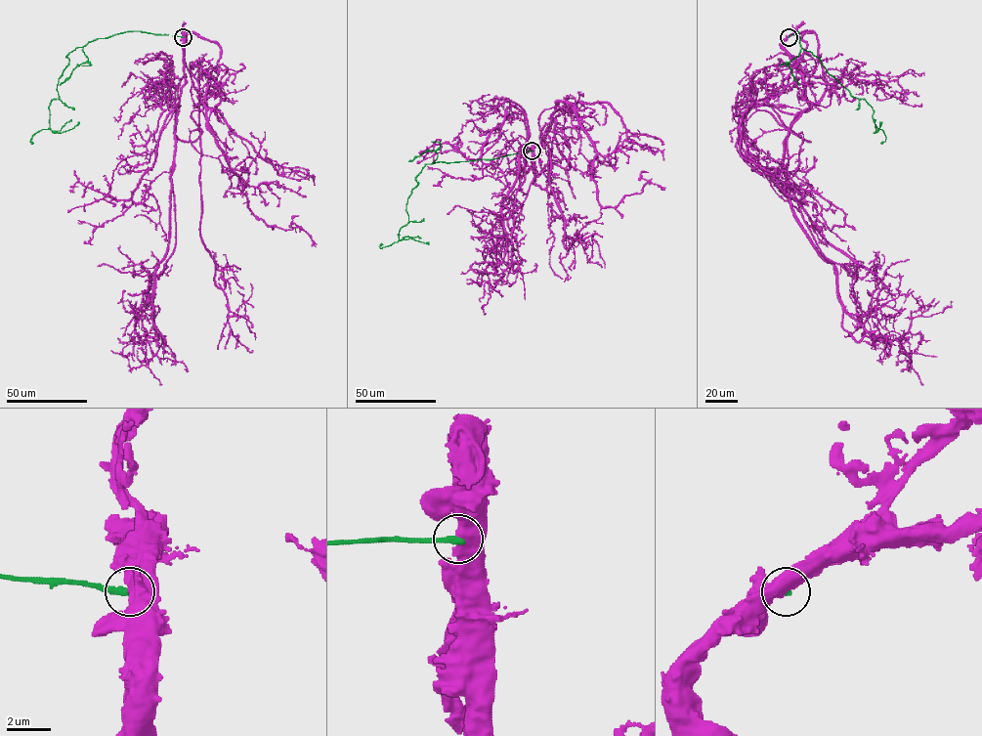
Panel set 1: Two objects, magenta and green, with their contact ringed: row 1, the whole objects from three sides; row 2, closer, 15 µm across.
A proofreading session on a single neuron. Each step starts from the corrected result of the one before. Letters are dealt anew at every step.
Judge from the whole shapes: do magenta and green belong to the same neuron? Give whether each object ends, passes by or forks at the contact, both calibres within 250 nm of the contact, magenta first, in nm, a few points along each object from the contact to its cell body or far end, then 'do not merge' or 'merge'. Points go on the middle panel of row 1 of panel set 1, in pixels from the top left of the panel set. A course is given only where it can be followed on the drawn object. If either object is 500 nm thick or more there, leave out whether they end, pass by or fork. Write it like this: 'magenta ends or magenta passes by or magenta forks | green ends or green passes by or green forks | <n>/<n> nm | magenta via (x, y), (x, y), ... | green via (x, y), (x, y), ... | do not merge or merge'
800/320 nm | magenta via (532, 151), (526, 171), (521, 148), (500, 205), (514, 220), (513, 271), (506, 270), (536, 264) | green via (532, 151), (494, 159), (426, 164), (407, 198), (407, 223), (398, 235), (400, 240), (409, 237), (428, 244) | do not merge

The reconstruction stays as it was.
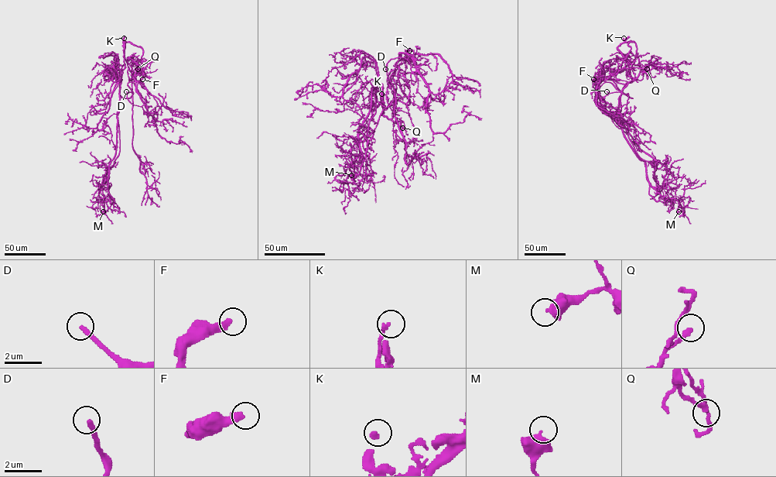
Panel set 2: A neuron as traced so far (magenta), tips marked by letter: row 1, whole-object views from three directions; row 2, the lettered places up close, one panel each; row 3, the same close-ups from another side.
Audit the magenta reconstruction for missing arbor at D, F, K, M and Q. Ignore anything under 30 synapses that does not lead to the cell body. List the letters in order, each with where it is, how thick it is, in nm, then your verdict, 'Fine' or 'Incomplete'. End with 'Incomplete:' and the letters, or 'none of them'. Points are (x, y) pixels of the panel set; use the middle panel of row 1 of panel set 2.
D: Place: (385, 69). Thickness 240 nm. Fine
F: Place: (409, 50). Thickness 400 nm. Incomplete
K: Place: (381, 94). Thickness 220 nm. Incomplete
M: Place: (351, 175). Thickness 550 nm. Fine
Q: Place: (402, 128). Thickness 260 nm. Fine
Incomplete: F, K

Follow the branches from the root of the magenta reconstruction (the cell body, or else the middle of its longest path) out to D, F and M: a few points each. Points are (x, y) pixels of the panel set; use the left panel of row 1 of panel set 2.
D: (119, 93), (121, 97), (128, 98), (133, 92), (126, 91)
F: (119, 93), (121, 97), (128, 98), (133, 92), (128, 84), (134, 81), (133, 77), (137, 80), (142, 79)
M: (119, 93), (116, 152), (109, 165), (107, 187), (114, 201), (114, 198), (110, 207), (103, 211)

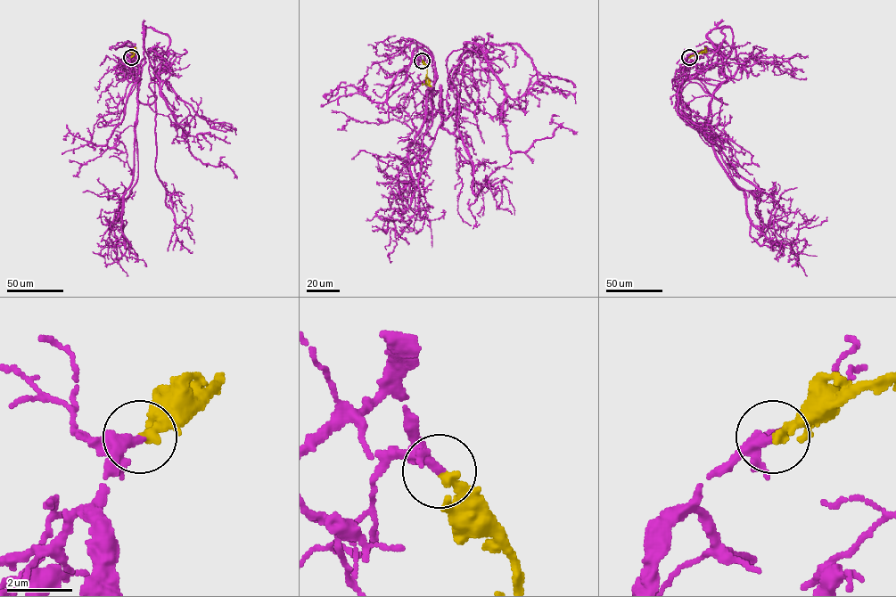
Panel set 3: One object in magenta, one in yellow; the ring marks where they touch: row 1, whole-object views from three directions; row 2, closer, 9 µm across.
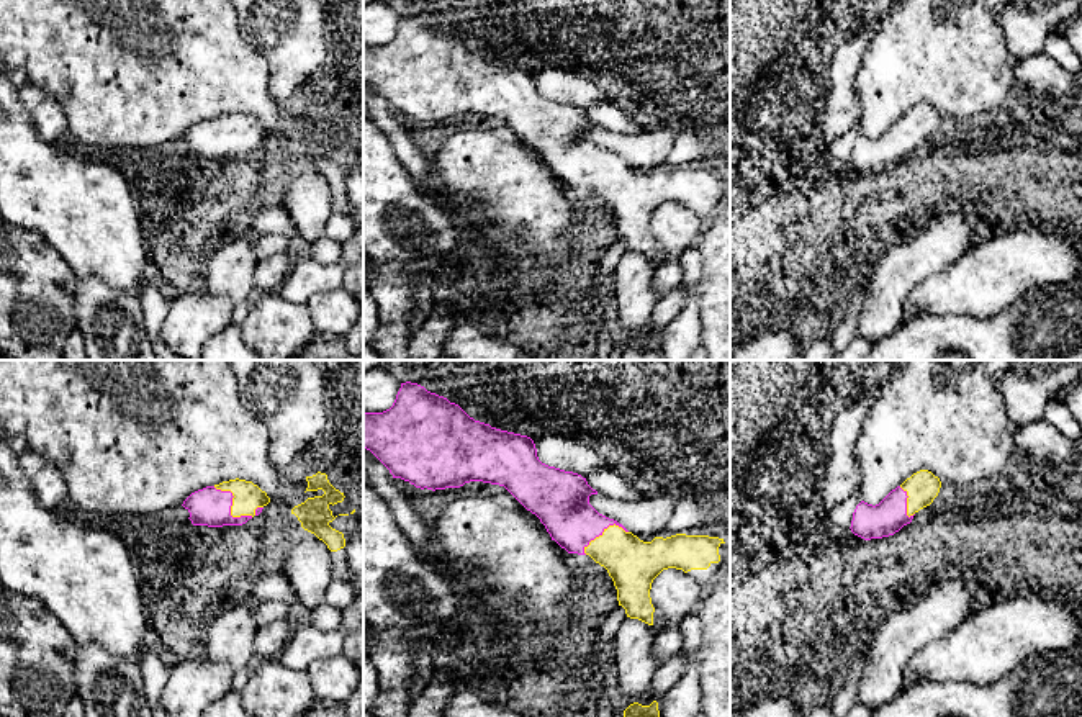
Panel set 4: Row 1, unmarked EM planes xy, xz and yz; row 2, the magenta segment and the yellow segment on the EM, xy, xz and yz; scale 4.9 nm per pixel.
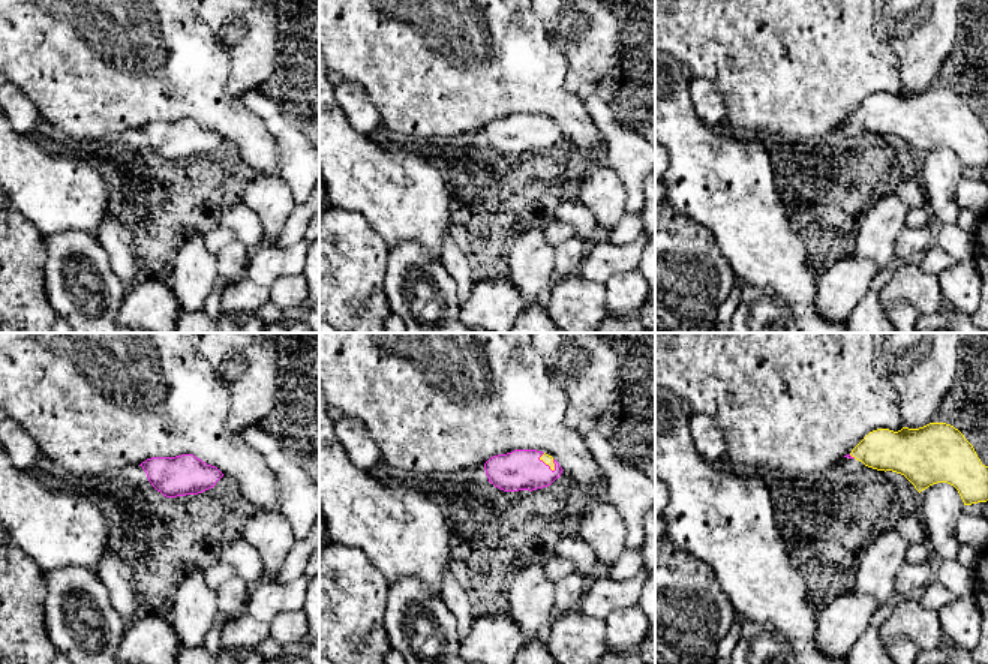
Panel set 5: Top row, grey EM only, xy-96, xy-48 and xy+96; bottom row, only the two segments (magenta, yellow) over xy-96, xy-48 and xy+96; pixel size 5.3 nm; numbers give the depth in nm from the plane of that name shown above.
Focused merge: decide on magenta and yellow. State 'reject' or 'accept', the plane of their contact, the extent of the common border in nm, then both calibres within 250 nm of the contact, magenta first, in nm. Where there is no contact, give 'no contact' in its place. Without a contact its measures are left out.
accept; contact in xy; length 260 nm; calibres 190 and 140 nm

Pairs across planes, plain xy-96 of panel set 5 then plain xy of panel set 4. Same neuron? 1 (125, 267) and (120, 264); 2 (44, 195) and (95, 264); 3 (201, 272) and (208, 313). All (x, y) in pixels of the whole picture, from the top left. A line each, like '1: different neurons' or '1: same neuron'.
1: different neurons
2: same neuron
3: different neurons

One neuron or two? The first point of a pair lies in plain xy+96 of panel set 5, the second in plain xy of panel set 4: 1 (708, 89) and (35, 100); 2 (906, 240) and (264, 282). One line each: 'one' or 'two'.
1: one
2: one

